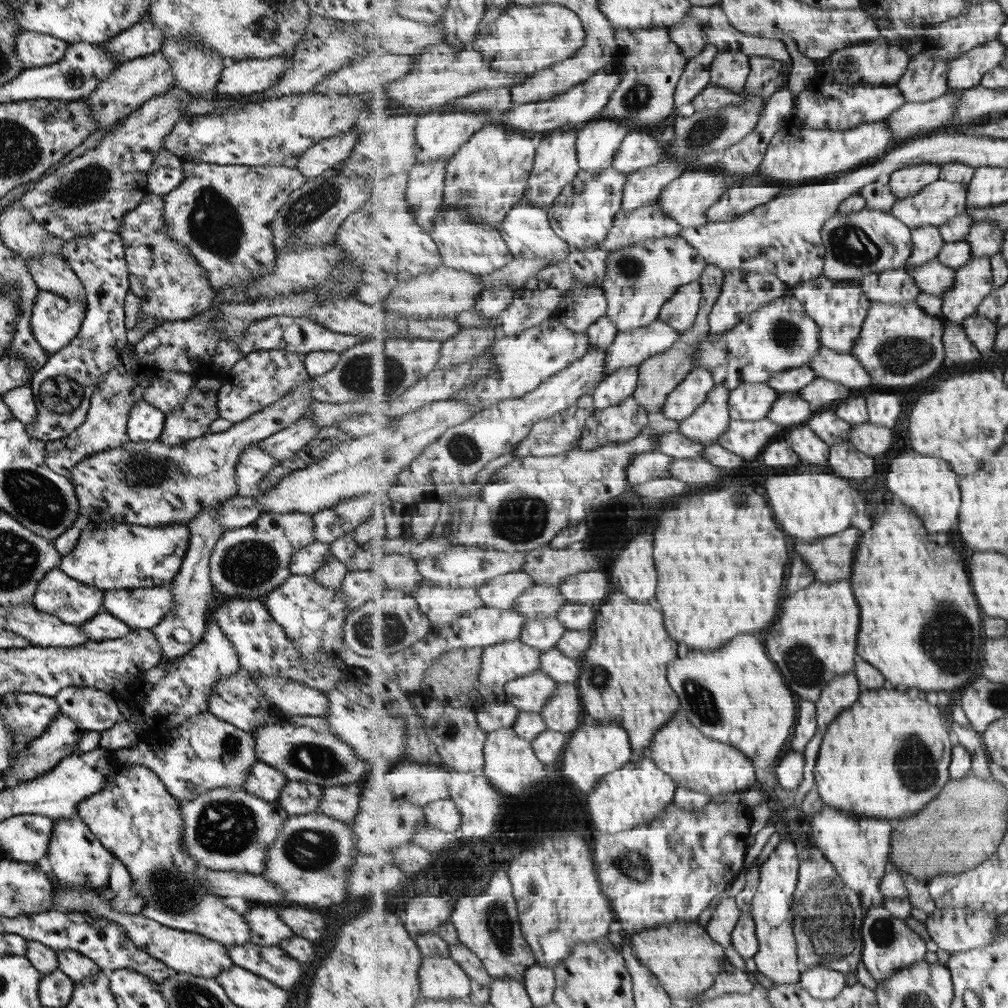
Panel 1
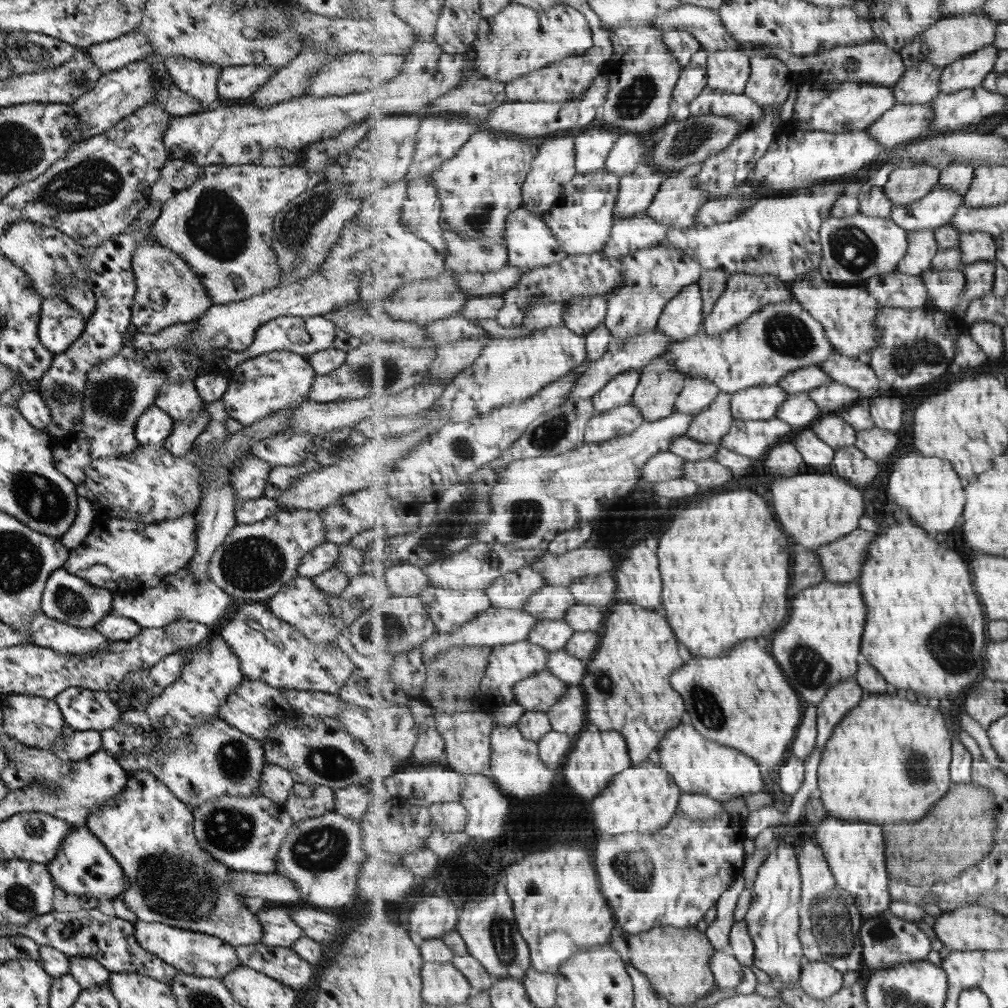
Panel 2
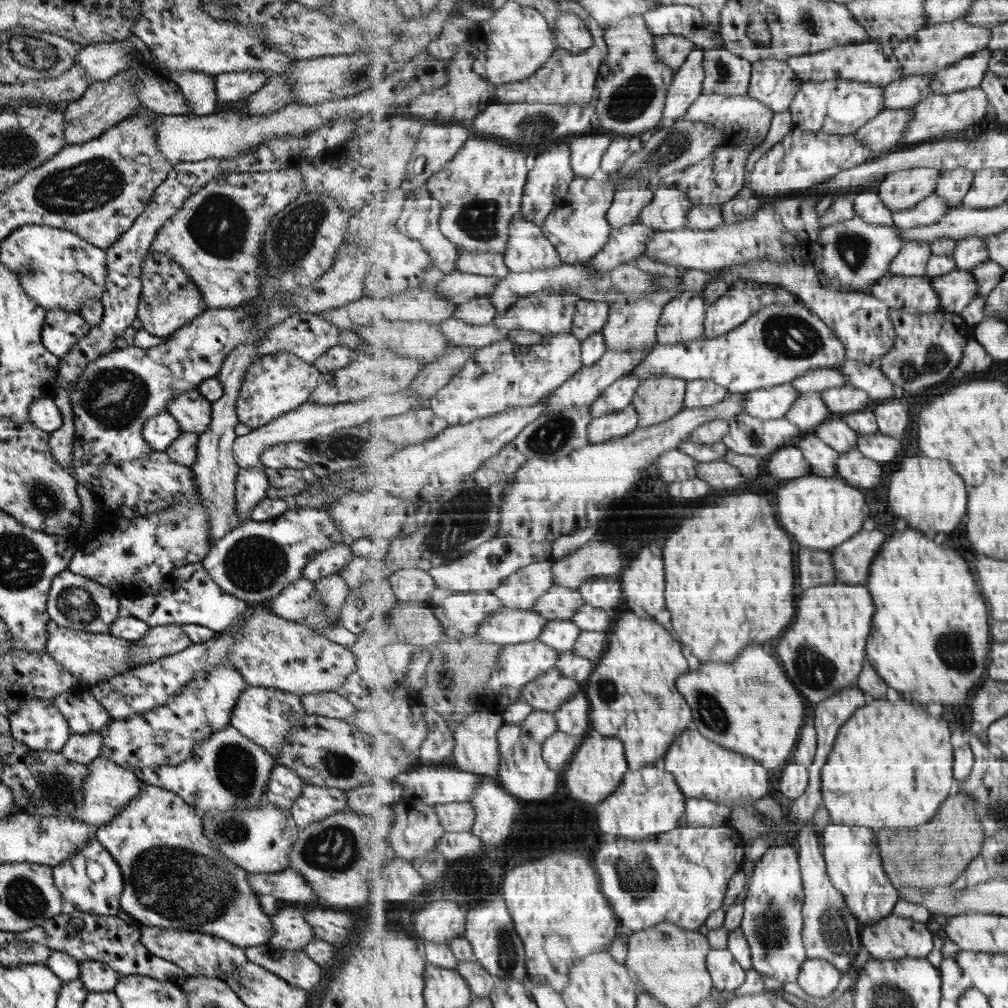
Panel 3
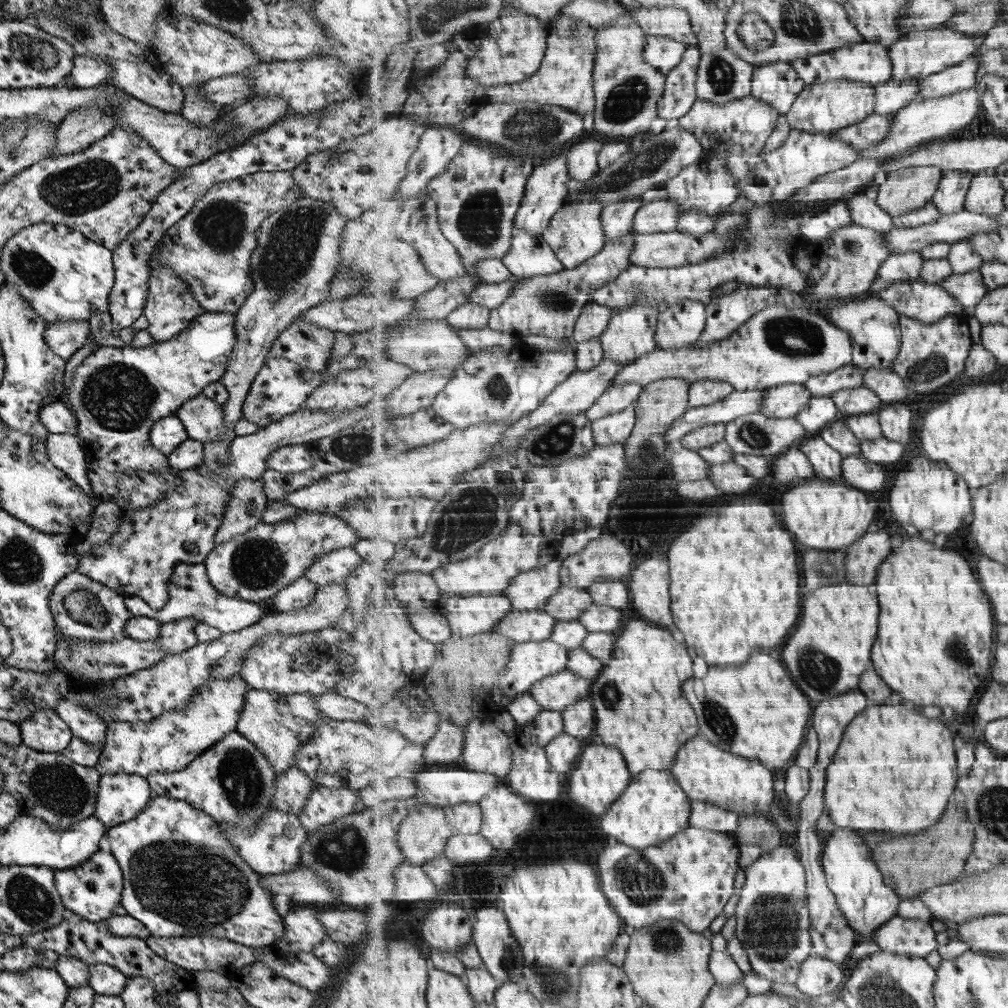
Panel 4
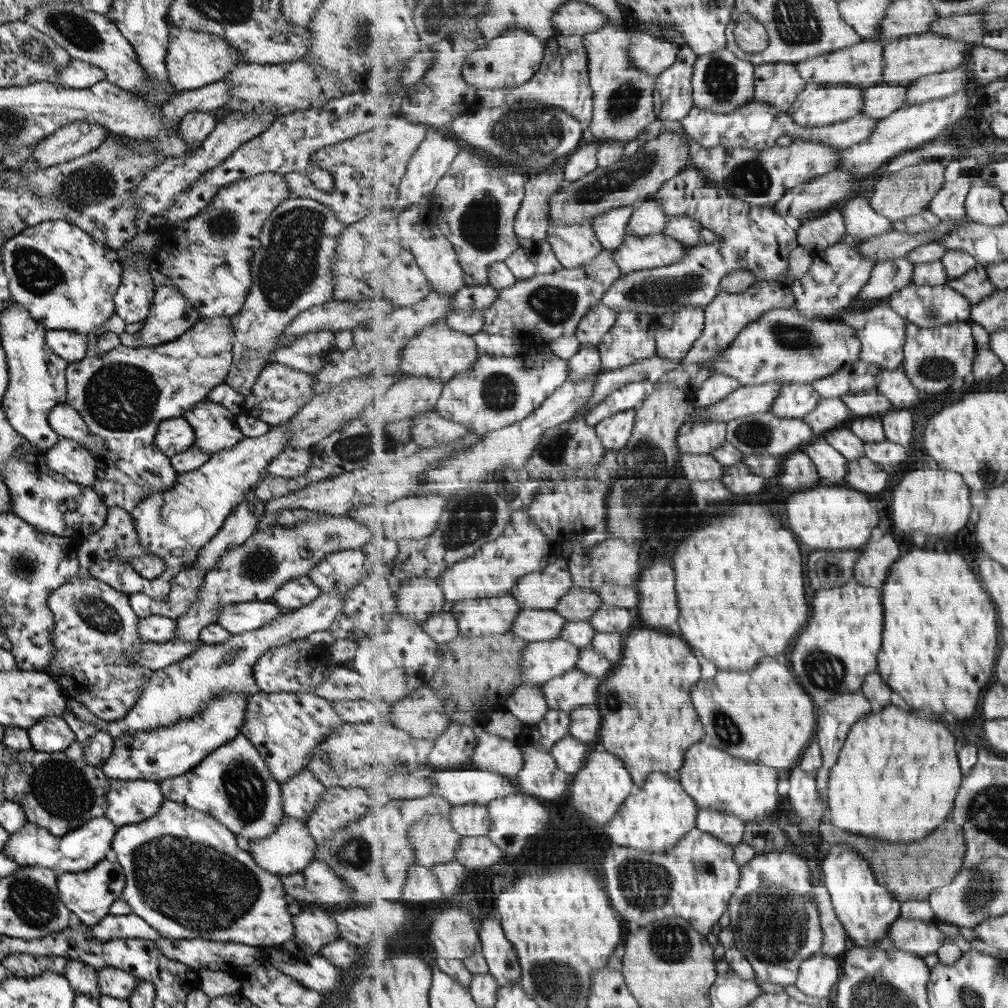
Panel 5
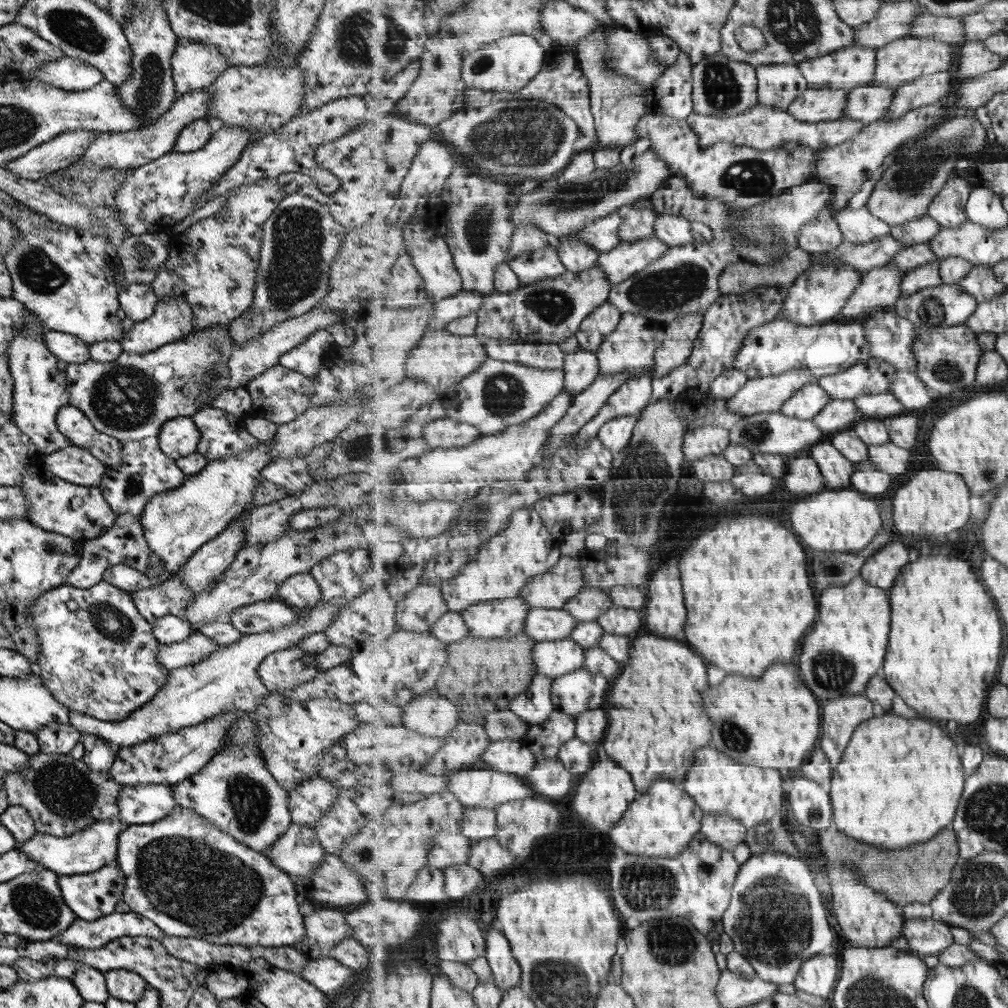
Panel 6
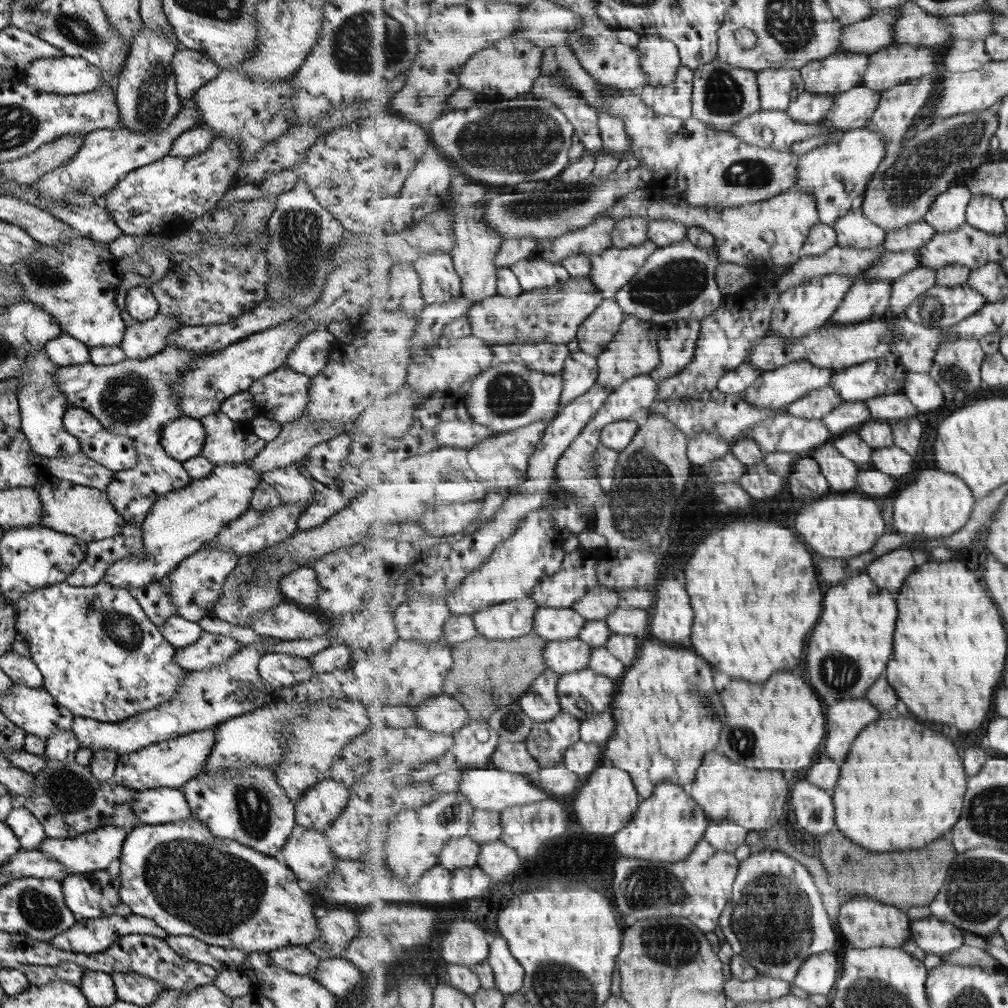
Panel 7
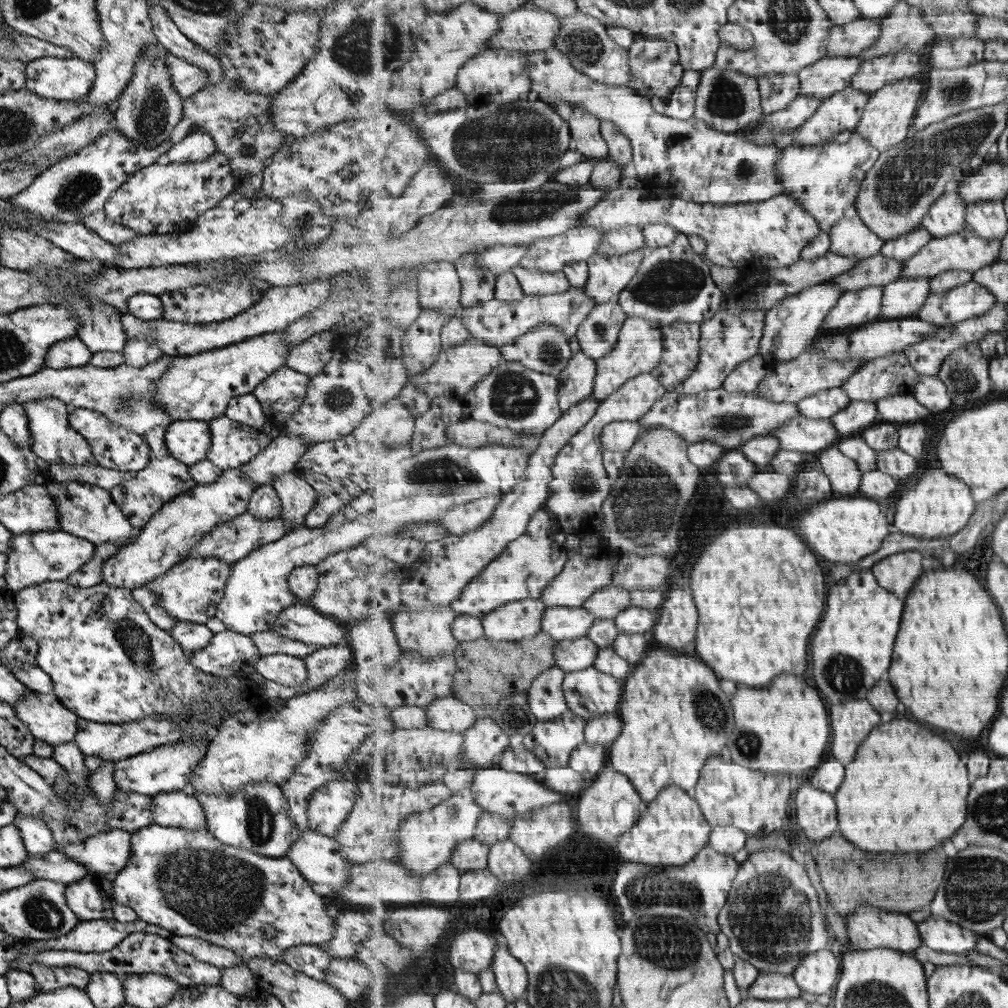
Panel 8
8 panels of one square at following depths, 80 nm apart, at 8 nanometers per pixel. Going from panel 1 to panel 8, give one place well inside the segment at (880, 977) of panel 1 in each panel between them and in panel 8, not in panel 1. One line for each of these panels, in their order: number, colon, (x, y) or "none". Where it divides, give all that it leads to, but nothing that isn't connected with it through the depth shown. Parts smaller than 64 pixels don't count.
2: (888, 939)
3: (894, 937)
4: (913, 937)
5: (921, 937)
6: (927, 937)
7: (934, 936)
8: (942, 935)

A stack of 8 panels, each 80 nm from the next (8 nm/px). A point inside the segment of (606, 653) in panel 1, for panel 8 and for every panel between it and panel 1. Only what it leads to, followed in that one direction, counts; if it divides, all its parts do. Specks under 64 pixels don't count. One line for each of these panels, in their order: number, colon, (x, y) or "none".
2: (627, 687)
3: (632, 693)
4: (640, 708)
5: (648, 719)
6: (657, 721)
7: (667, 719)
8: (667, 738)

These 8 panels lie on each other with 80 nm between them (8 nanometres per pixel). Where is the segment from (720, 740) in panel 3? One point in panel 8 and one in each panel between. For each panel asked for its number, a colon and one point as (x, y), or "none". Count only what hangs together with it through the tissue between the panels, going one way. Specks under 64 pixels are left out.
4: (756, 710)
5: (766, 716)
6: (774, 721)
7: (780, 725)
8: (784, 728)

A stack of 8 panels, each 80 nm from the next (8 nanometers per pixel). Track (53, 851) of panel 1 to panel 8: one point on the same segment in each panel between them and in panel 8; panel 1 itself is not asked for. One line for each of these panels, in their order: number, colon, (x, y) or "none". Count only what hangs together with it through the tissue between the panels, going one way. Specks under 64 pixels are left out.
2: (82, 866)
3: (90, 879)
4: (91, 890)
5: (88, 894)
6: (89, 896)
7: (90, 895)
8: (89, 898)

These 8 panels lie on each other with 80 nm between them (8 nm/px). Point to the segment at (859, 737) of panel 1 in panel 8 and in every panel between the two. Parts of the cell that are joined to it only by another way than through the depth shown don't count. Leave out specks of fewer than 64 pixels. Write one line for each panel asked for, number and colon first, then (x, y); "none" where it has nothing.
2: (889, 762)
3: (893, 765)
4: (896, 770)
5: (897, 778)
6: (901, 780)
7: (903, 786)
8: (908, 790)

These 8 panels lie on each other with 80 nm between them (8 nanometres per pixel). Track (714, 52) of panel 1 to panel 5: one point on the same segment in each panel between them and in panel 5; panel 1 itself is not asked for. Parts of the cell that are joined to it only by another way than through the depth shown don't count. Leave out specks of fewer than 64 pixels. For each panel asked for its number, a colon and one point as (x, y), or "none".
2: (694, 78)
3: (687, 87)
4: (680, 94)
5: (674, 95)

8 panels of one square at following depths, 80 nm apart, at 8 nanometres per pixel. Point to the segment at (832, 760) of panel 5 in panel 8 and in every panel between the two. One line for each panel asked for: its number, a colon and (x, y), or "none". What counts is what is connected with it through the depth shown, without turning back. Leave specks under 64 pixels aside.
6: (843, 715)
7: (847, 718)
8: (852, 720)

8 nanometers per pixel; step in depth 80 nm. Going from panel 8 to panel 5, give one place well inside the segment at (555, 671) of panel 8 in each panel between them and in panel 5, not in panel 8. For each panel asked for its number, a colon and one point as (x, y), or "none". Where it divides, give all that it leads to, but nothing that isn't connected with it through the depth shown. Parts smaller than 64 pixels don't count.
5: (528, 703)
6: (535, 705)
7: (541, 702)

